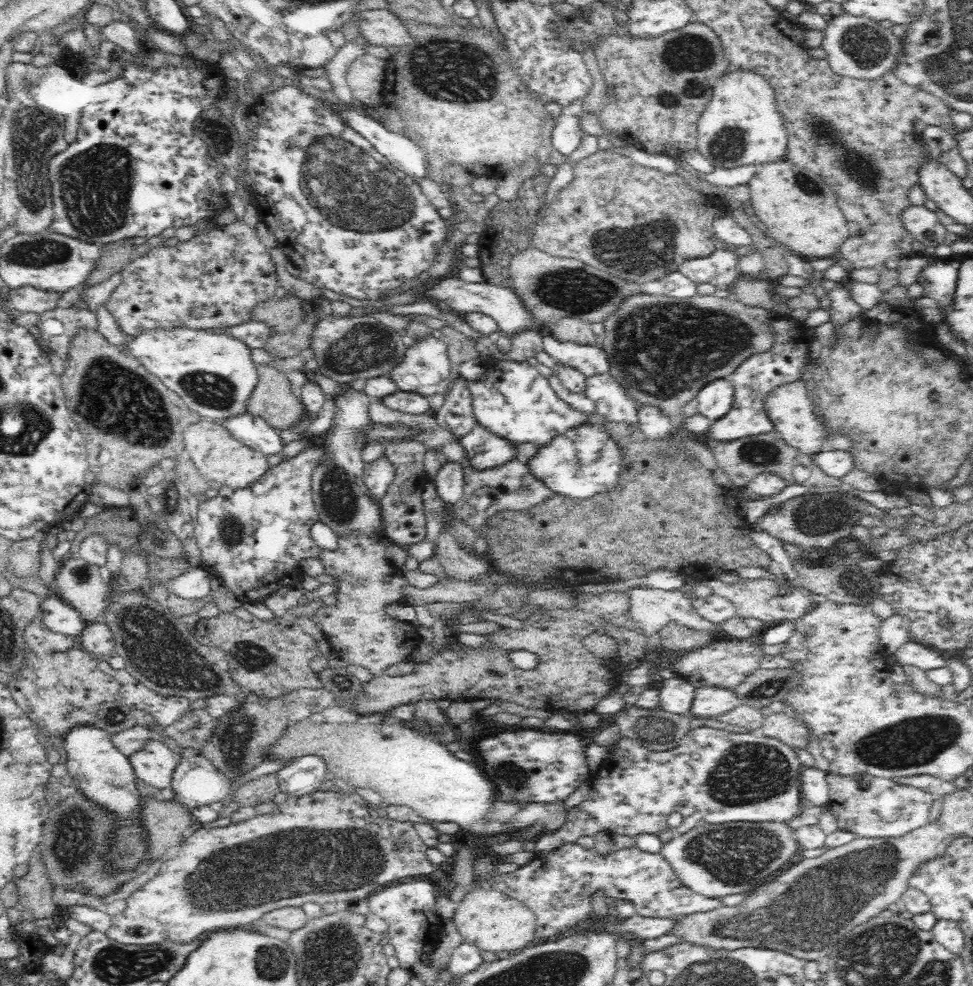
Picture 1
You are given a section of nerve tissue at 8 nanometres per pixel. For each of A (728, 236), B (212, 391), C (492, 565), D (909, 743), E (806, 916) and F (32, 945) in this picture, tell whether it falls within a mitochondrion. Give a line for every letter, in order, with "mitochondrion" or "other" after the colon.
A: other
B: mitochondrion
C: other
D: mitochondrion
E: mitochondrion
F: other

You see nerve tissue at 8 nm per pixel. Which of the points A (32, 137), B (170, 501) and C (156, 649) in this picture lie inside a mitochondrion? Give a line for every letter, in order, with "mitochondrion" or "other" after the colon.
A: mitochondrion
B: mitochondrion
C: mitochondrion

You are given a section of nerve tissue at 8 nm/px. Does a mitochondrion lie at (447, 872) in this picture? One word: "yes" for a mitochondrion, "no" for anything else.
no

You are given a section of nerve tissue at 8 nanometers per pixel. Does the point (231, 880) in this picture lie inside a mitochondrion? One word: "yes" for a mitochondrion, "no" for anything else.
yes

